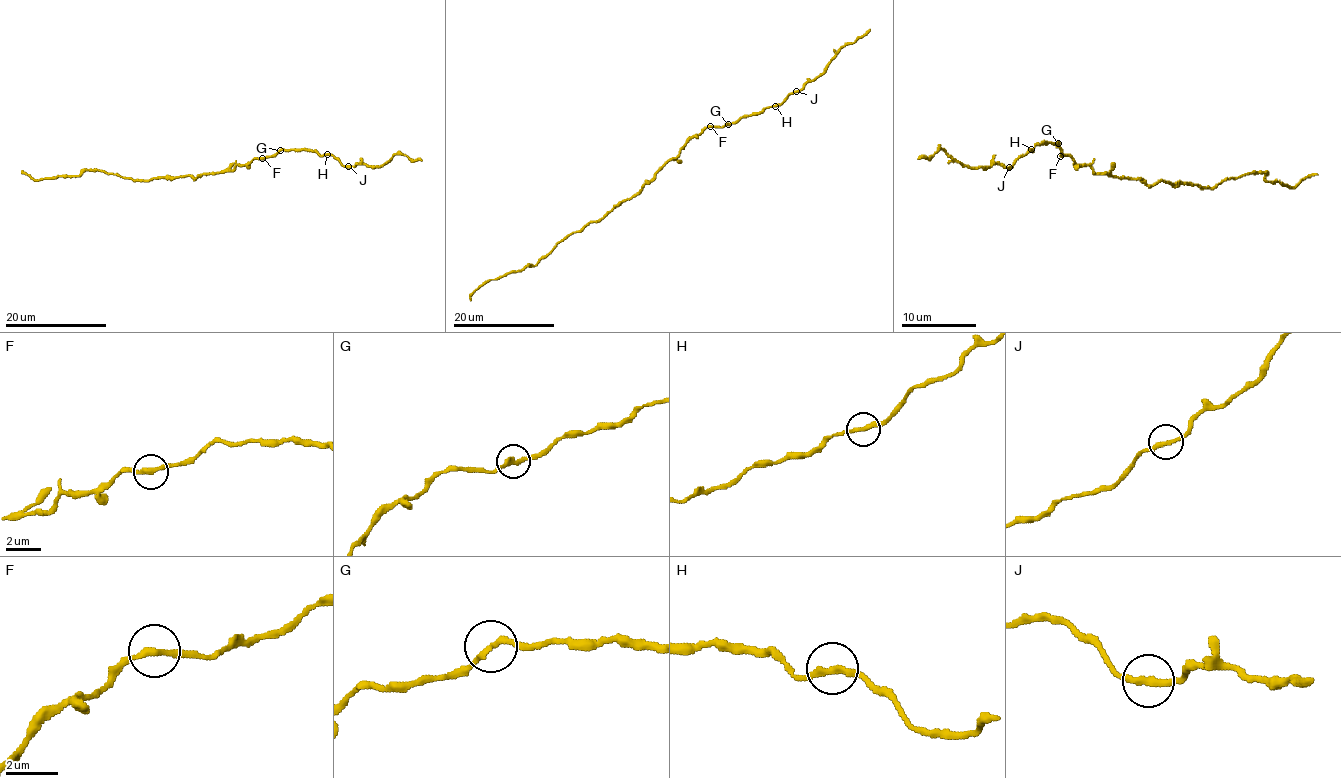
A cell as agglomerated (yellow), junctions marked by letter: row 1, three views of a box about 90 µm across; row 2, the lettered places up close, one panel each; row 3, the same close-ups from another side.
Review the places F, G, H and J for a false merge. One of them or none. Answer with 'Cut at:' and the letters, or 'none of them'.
Cut at: none of them

